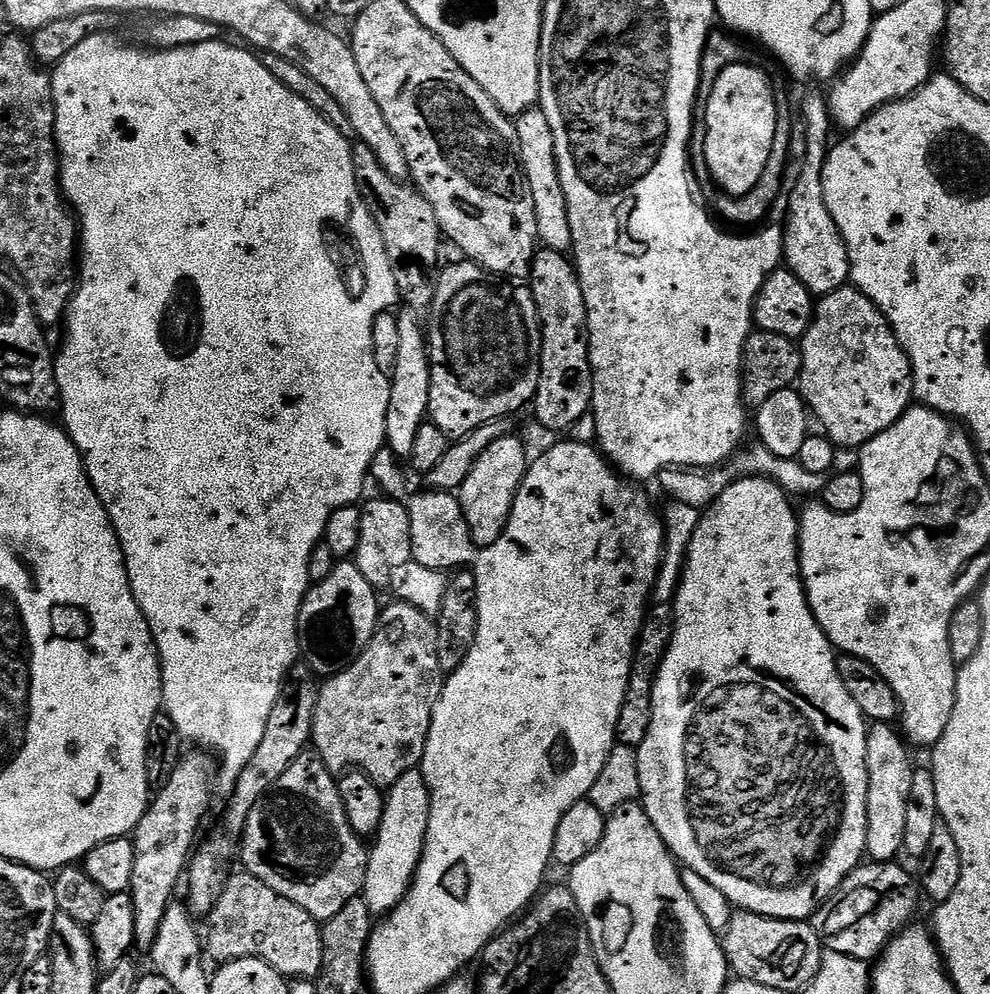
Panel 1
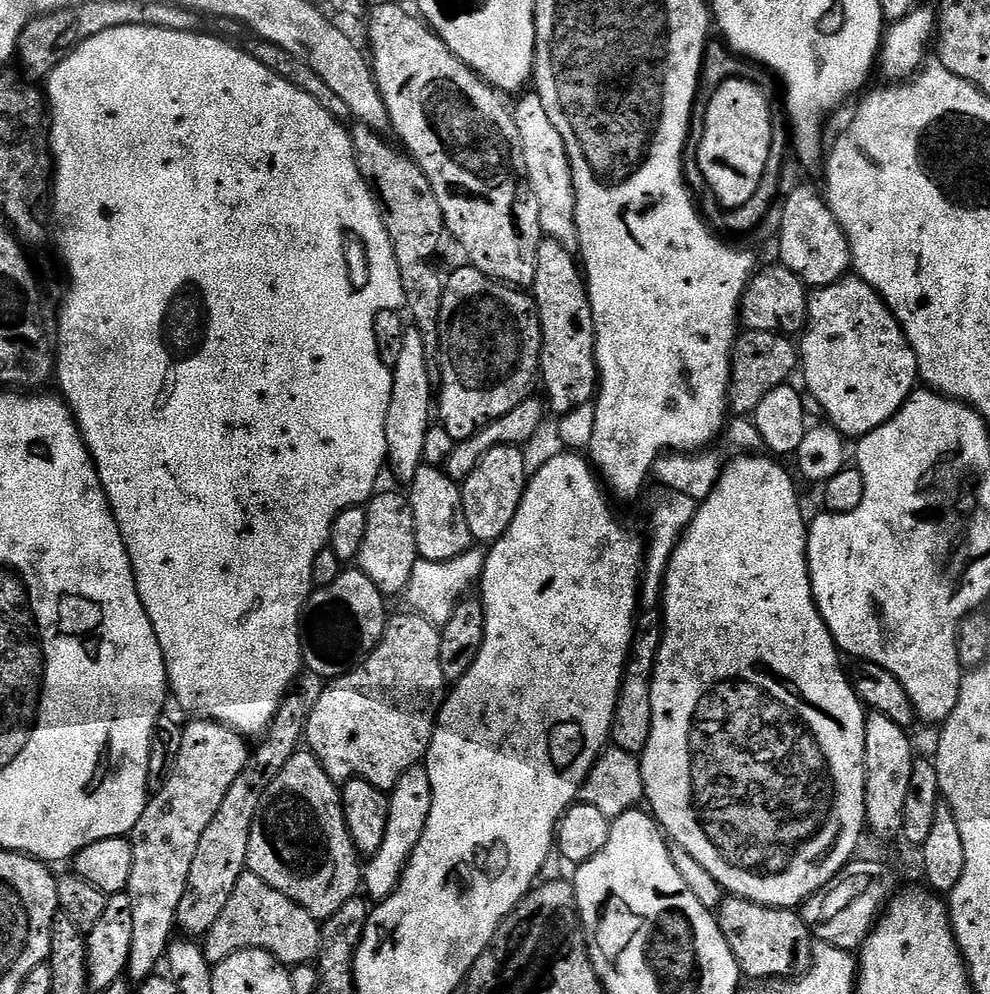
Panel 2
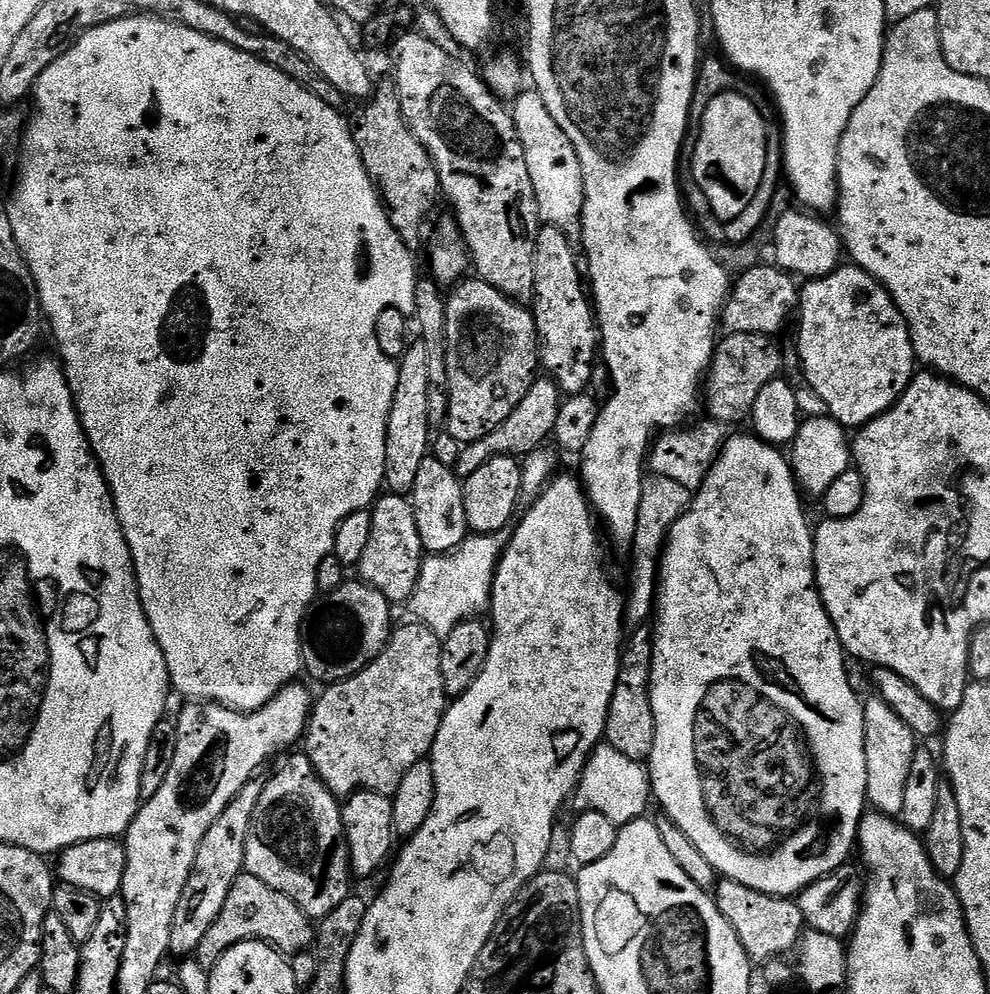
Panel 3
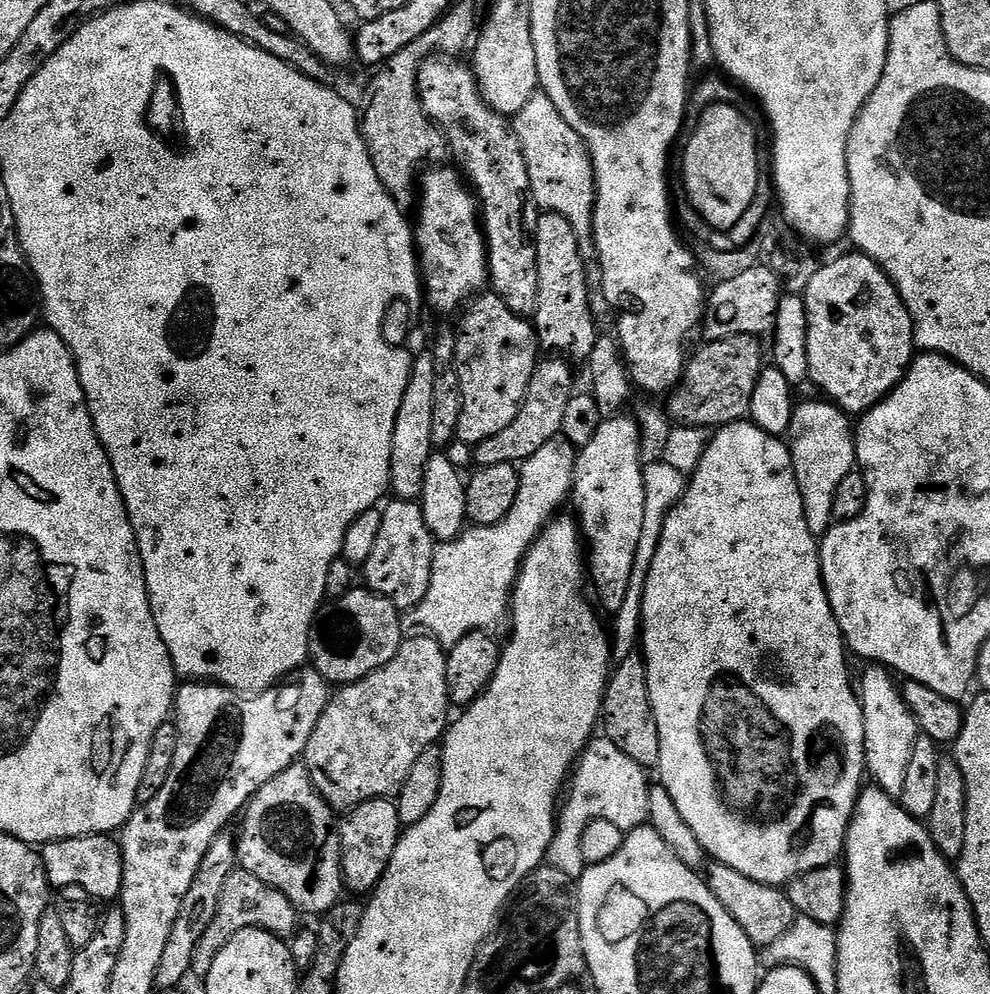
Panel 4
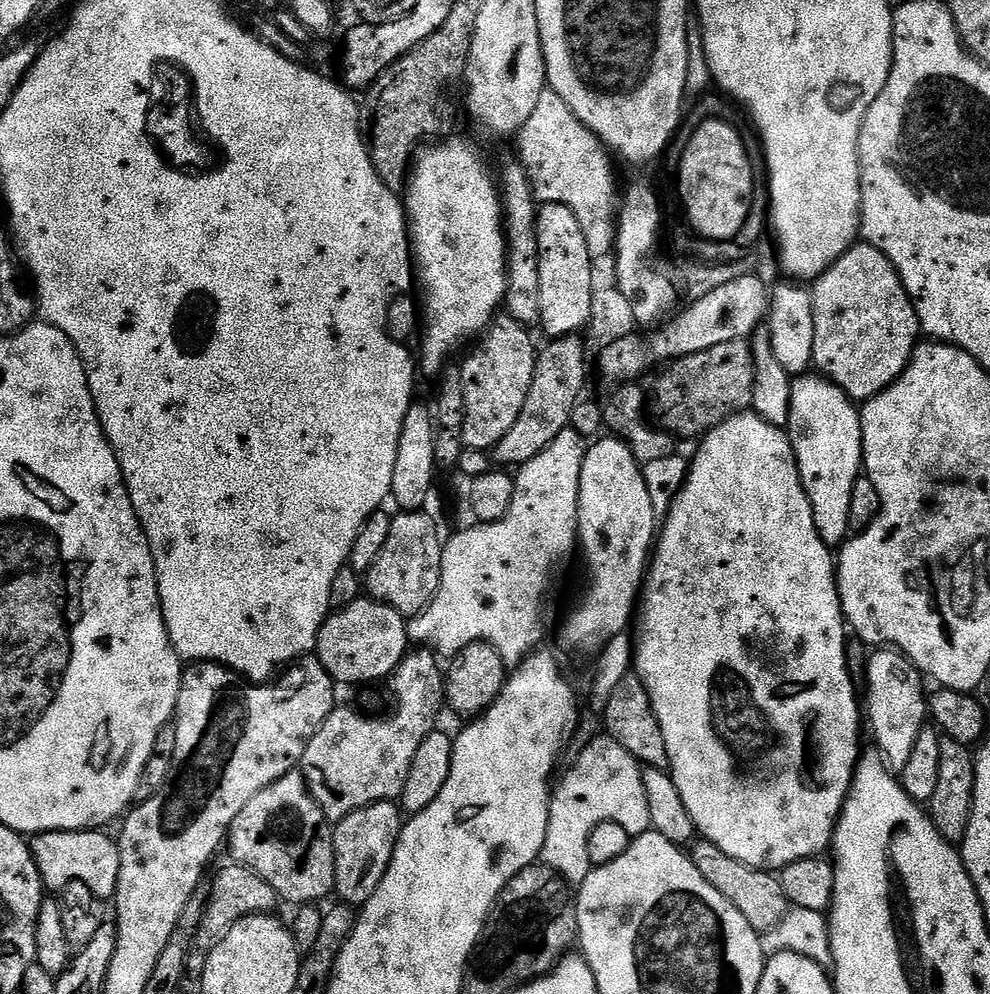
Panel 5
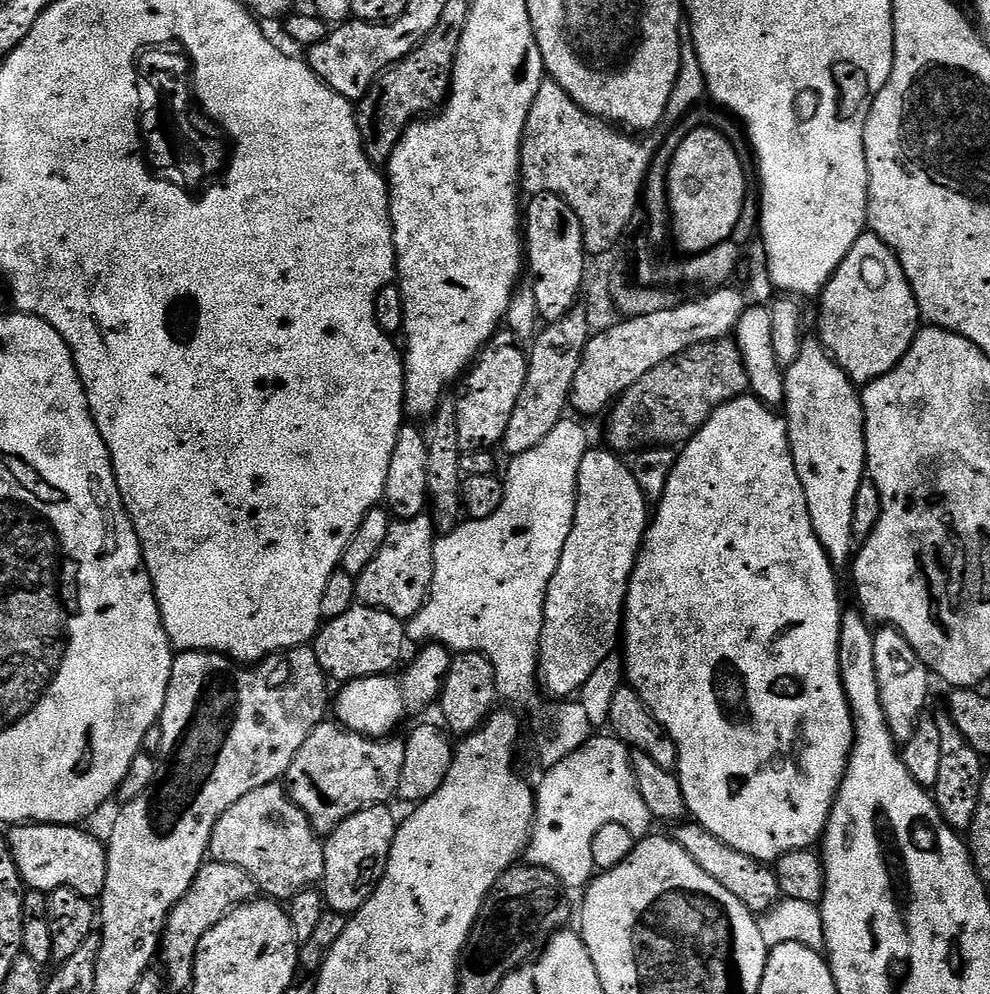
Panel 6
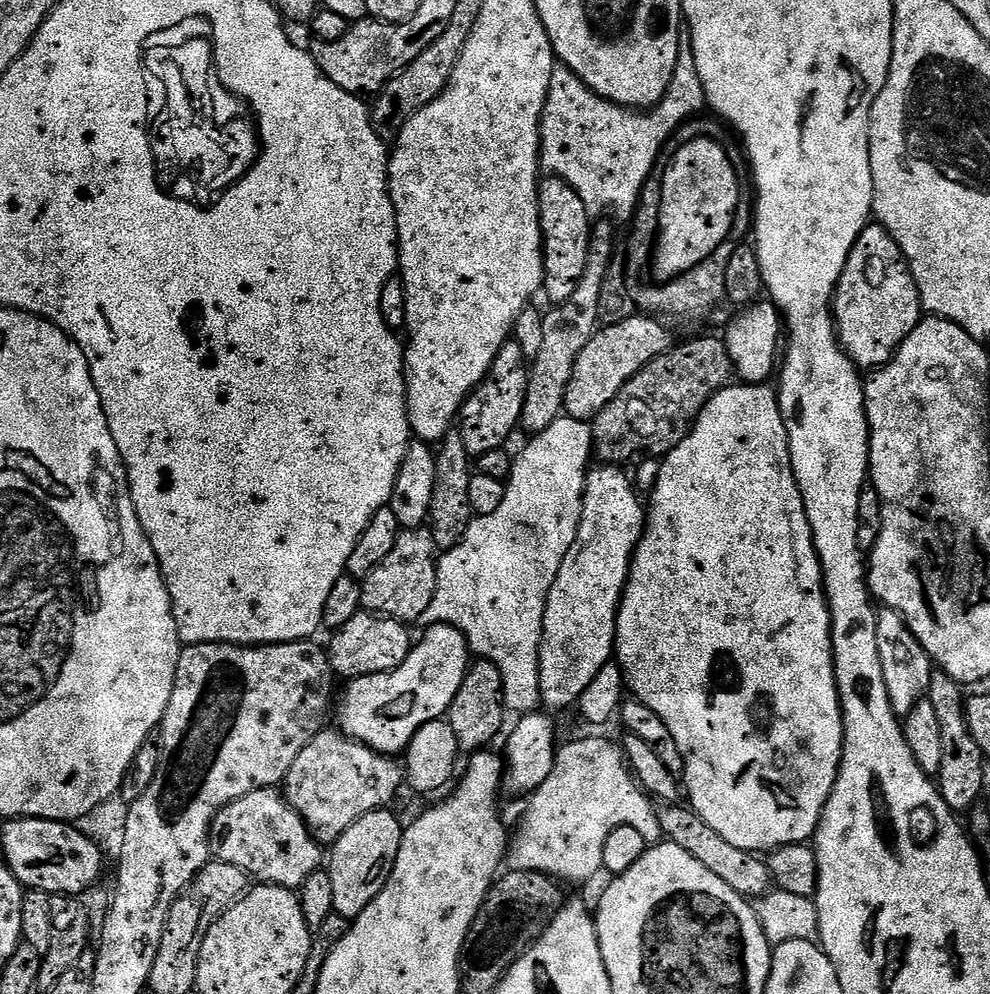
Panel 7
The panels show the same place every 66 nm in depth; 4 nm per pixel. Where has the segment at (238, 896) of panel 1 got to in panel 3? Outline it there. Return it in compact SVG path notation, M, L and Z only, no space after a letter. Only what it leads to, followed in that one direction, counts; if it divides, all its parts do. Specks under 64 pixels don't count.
M247 874L234 882L234 890L230 890L223 908L221 923L222 928L233 936L244 935L253 940L266 940L285 954L309 951L314 944L314 924L309 916L293 900L286 898L286 894Z

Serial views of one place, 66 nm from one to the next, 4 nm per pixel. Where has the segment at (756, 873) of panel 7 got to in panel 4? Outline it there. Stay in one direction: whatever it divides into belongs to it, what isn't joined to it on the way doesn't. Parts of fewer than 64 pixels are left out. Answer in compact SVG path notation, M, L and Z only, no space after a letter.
M709 863L706 868L706 879L710 886L710 894L730 910L730 918L742 926L746 938L755 944L757 949L770 946L770 942L782 938L786 930L797 918L797 910L794 902L790 902L787 891L783 887L775 884L763 884L754 882L754 878L746 878L746 874L738 874L738 870L733 870L731 866L725 864Z

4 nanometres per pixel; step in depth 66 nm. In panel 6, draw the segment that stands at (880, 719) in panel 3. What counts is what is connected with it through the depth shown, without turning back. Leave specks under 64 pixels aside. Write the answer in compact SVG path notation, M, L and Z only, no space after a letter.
M887 626L881 627L874 635L874 666L878 670L878 694L882 698L888 728L897 742L906 741L912 737L918 722L925 715L930 681L928 667L901 632Z

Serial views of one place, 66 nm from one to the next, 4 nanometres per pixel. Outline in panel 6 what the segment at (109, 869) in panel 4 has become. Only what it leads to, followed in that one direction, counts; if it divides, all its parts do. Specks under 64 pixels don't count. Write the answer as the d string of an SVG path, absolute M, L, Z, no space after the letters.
M18 824L7 833L12 856L25 885L40 894L72 888L96 898L108 884L108 853L105 845L87 830L71 824Z

